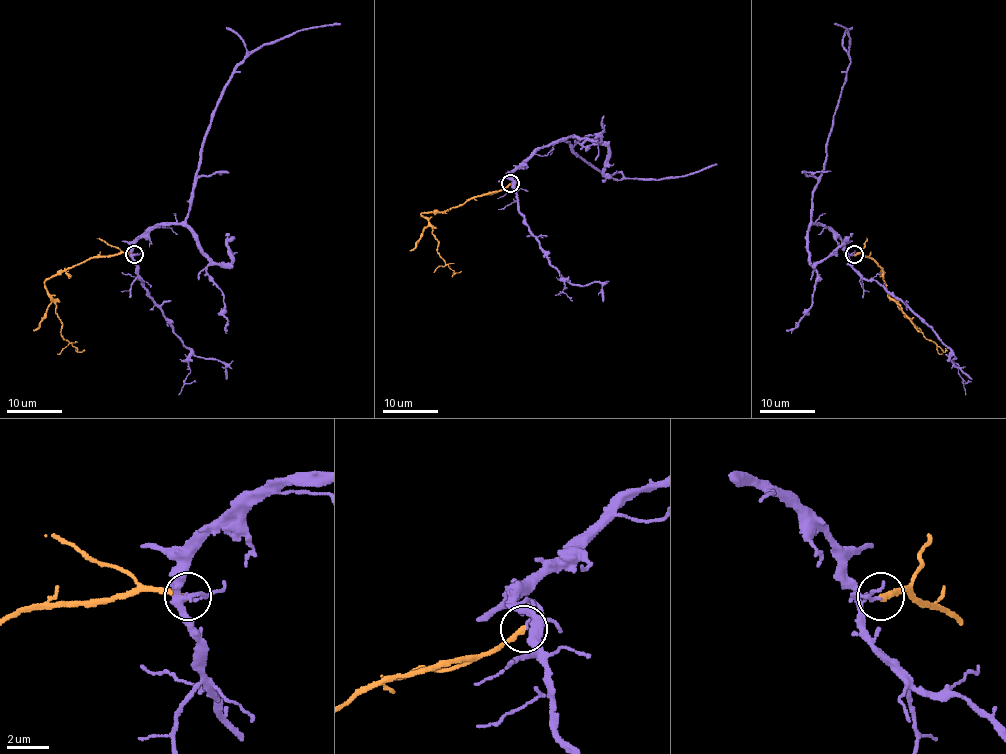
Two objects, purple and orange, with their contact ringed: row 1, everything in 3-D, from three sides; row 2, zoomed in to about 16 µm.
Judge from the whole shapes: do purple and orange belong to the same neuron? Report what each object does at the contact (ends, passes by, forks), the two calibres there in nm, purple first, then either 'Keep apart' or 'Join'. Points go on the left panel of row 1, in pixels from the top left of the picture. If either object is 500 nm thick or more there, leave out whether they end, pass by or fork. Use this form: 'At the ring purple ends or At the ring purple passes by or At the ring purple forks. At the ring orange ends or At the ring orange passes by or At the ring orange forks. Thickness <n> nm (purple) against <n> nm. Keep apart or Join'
At the ring purple passes by. At the ring orange ends. Thickness 90 nm (purple) against 280 nm. Keep apart

